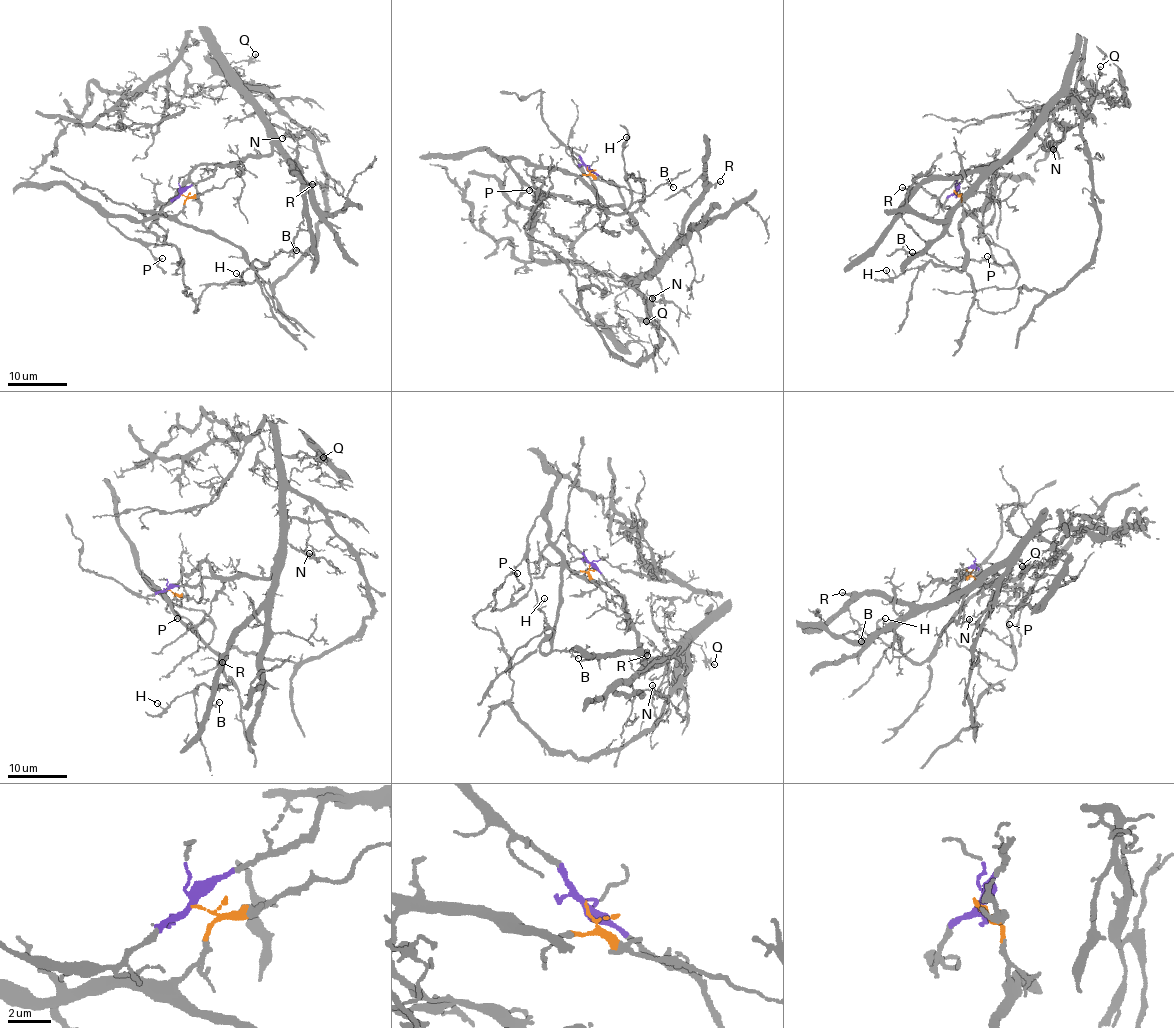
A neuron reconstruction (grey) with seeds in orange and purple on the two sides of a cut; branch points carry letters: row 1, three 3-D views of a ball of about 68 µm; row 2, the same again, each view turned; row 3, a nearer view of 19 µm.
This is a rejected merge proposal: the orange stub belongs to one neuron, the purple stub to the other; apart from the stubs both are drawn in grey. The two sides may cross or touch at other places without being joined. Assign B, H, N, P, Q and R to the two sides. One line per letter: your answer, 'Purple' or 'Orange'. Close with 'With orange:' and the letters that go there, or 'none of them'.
B: Orange
H: Orange
N: Purple
P: Orange
Q: Purple
R: Purple
With orange: B, H, P

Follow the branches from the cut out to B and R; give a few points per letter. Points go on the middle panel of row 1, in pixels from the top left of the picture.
B: (586, 167), (587, 174), (569, 173), (580, 175), (615, 214), (668, 181), (674, 186)
R: (586, 167), (618, 189), (623, 196), (623, 209), (659, 257), (668, 251), (676, 239), (686, 216), (720, 181)

